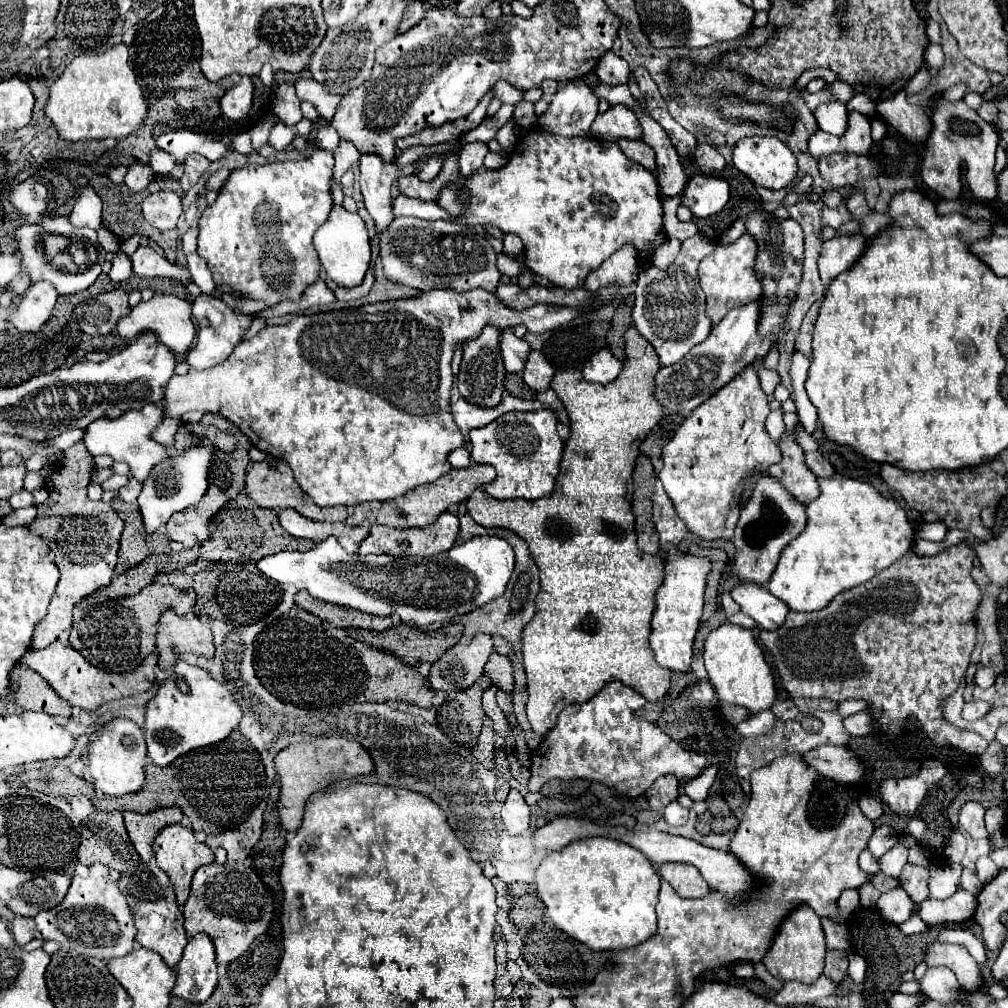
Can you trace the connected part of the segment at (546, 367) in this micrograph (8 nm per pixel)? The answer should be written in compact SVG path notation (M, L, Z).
M530 351L530 357L522 371L524 383L534 391L546 391L550 387L552 375L554 367L544 359L544 355L540 351Z

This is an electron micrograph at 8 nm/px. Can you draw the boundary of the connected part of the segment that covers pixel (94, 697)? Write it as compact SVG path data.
M58 639L58 641L50 643L46 649L28 649L20 663L24 663L26 667L30 667L38 675L42 675L48 681L48 685L64 701L68 701L70 705L76 705L76 707L90 713L98 705L102 705L110 699L120 699L120 697L128 697L128 695L148 691L156 681L156 677L154 677L156 659L158 659L156 653L152 653L150 657L146 657L142 661L142 665L138 665L138 669L134 669L130 673L110 673L110 671L102 671L98 667L90 667L90 661L86 661L76 649L72 649L68 641Z

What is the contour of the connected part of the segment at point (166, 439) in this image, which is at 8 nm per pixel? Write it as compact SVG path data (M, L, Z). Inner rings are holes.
M166 417L166 419L162 421L162 425L154 431L152 437L154 437L156 441L160 441L162 445L170 447L170 445L174 445L174 433L176 433L178 425L180 425L178 419L174 419L174 417Z

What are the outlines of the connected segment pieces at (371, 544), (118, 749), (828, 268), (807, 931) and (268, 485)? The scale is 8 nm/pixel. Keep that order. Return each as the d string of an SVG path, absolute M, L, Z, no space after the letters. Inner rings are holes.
M446 511L434 521L434 525L428 525L426 529L390 529L382 525L374 525L370 529L370 535L360 543L360 555L368 553L386 553L394 557L404 557L404 555L416 555L416 557L432 557L438 553L448 551L458 535L458 519L454 513Z
M116 717L102 725L102 729L92 737L86 751L82 753L84 779L94 785L96 791L106 795L126 795L134 793L144 783L146 765L146 741L140 727L126 717Z
M836 235L834 239L824 241L820 257L818 257L818 271L824 285L828 285L836 275L850 269L854 261L862 255L866 247L864 235Z
M802 903L782 919L782 923L778 925L778 933L774 935L772 945L768 947L762 963L768 969L768 973L780 981L796 979L802 983L814 983L824 969L824 955L826 943L824 931L820 927L820 917L814 913L814 909Z
M266 457L264 461L260 463L252 463L248 473L246 473L246 493L250 499L254 499L260 507L266 507L266 509L296 509L300 515L308 517L308 519L314 519L314 521L340 521L344 523L346 517L348 517L348 509L338 505L338 507L318 507L314 505L312 497L306 495L298 485L296 485L296 479L290 471L290 467L286 465L286 461L282 459L276 459L276 457Z

